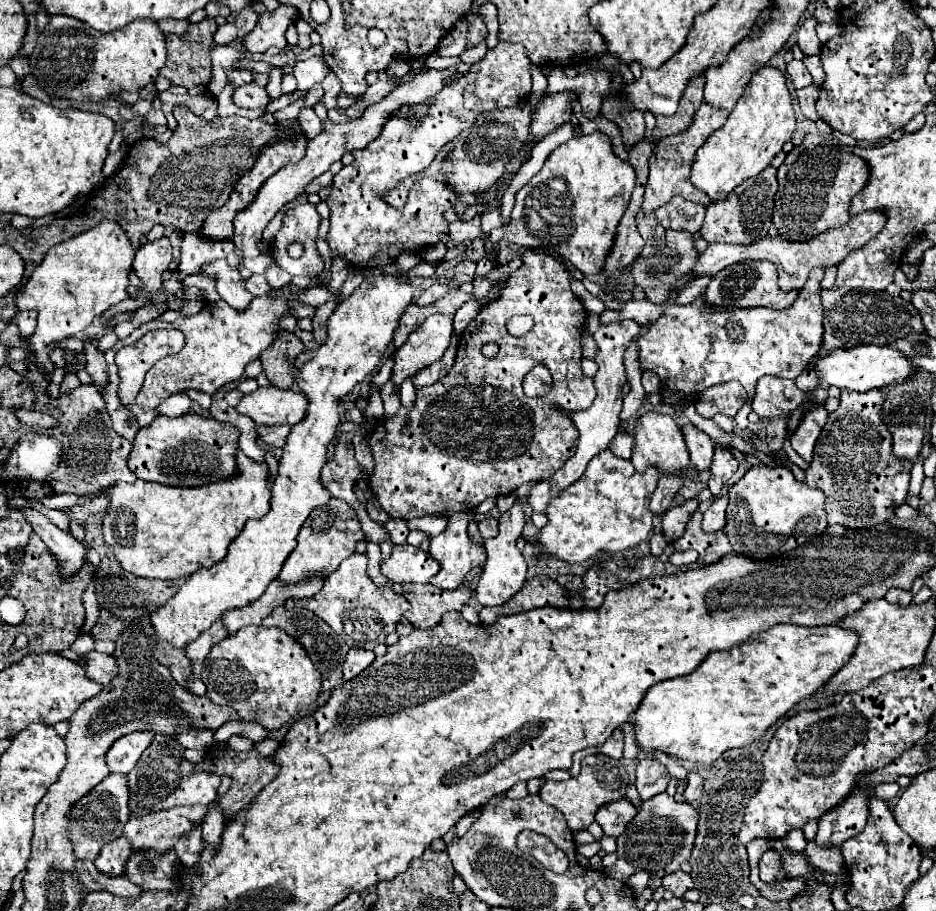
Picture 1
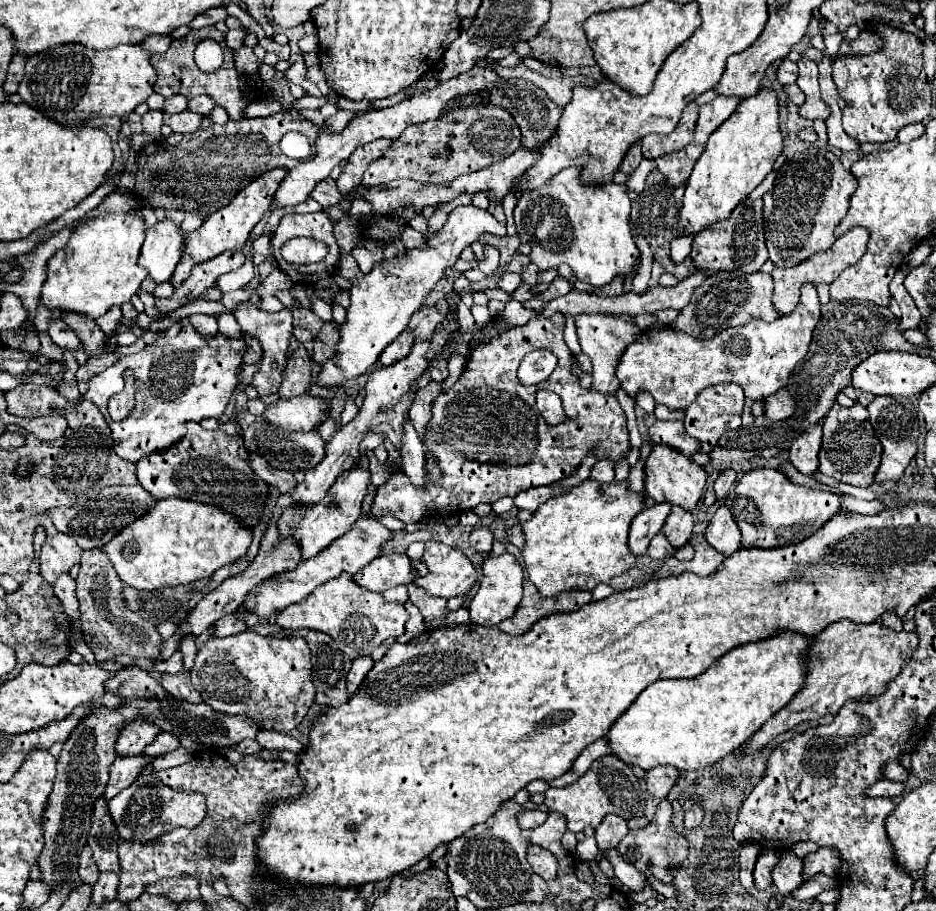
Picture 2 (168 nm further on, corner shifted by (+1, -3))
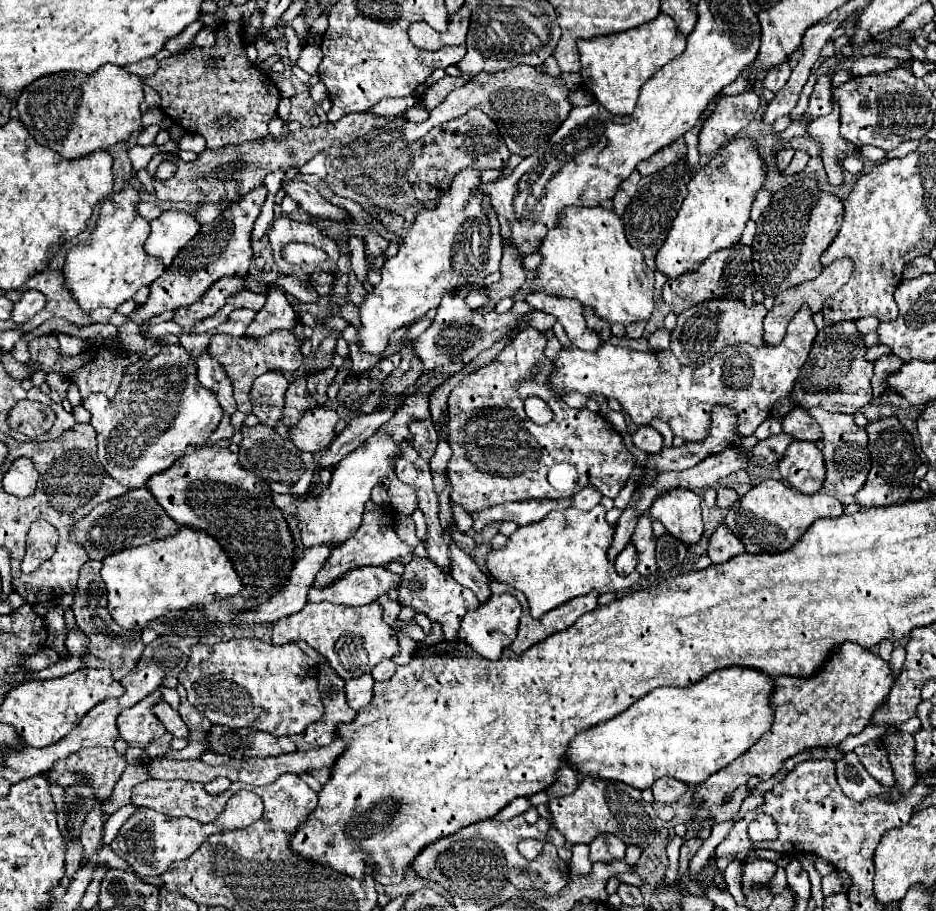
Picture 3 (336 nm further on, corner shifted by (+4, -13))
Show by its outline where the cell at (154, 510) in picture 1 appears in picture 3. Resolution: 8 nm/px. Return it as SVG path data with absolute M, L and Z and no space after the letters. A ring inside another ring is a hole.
M180 527L174 535L106 557L100 575L108 589L108 609L112 617L122 627L138 631L166 611L220 601L236 595L244 587L220 543L212 535L204 535L204 531L192 527Z

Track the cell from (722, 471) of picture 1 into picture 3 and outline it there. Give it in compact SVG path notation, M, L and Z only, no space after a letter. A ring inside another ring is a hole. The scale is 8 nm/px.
M718 489L718 499L716 499L716 505L718 507L730 507L732 503L736 503L738 495L734 495L732 489Z

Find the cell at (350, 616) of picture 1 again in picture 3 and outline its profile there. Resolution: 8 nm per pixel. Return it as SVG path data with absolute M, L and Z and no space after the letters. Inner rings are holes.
M330 601L306 603L306 605L308 607L304 607L304 609L308 609L308 613L298 611L272 625L272 643L274 645L284 645L284 643L302 639L312 649L320 651L330 661L330 665L336 669L336 673L344 679L370 673L380 659L392 657L398 653L396 631L382 619L380 603L370 603L364 607L334 605ZM310 611L318 611L318 613L310 613Z

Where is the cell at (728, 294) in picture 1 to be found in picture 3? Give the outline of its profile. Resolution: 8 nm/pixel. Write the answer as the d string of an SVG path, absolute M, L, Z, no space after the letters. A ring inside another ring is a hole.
M716 297L698 303L678 315L678 323L670 335L670 351L678 355L680 363L690 367L700 367L708 363L712 355L722 351L726 345L752 343L760 347L764 345L764 329L762 329L764 317L766 317L766 307L762 303L746 305L742 299L736 297Z

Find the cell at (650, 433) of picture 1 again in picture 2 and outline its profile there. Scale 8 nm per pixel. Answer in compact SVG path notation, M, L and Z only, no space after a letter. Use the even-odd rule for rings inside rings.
M653 445L651 455L647 457L647 465L645 465L645 489L647 495L655 501L655 503L671 503L677 505L685 511L693 511L705 491L705 479L707 473L701 465L691 463L683 453L667 447L667 445Z

